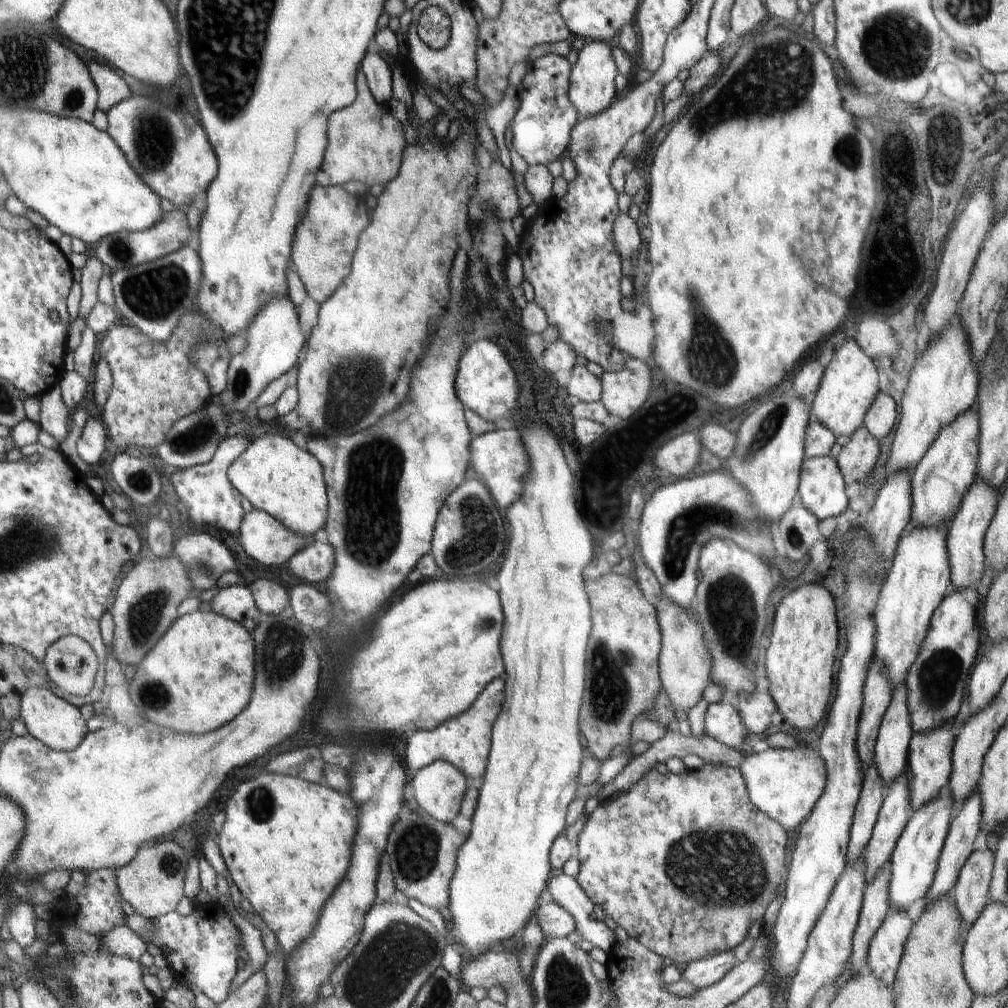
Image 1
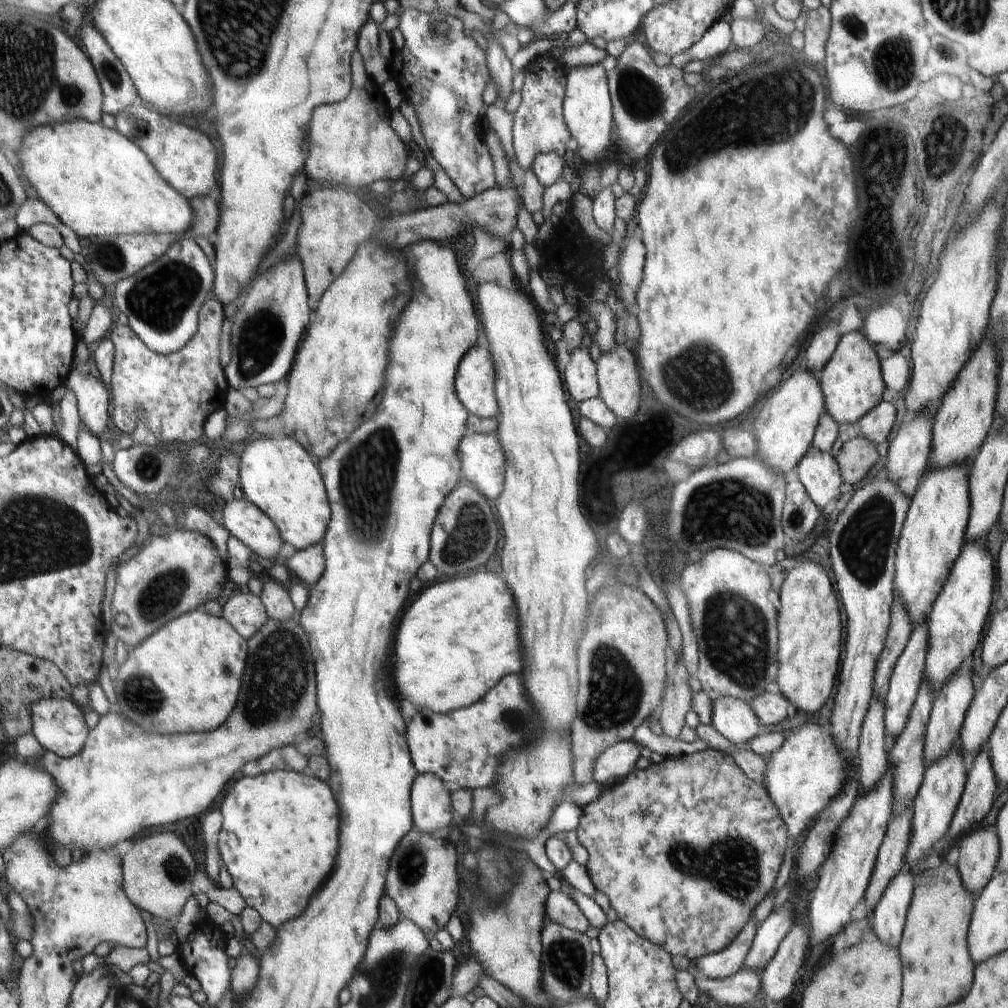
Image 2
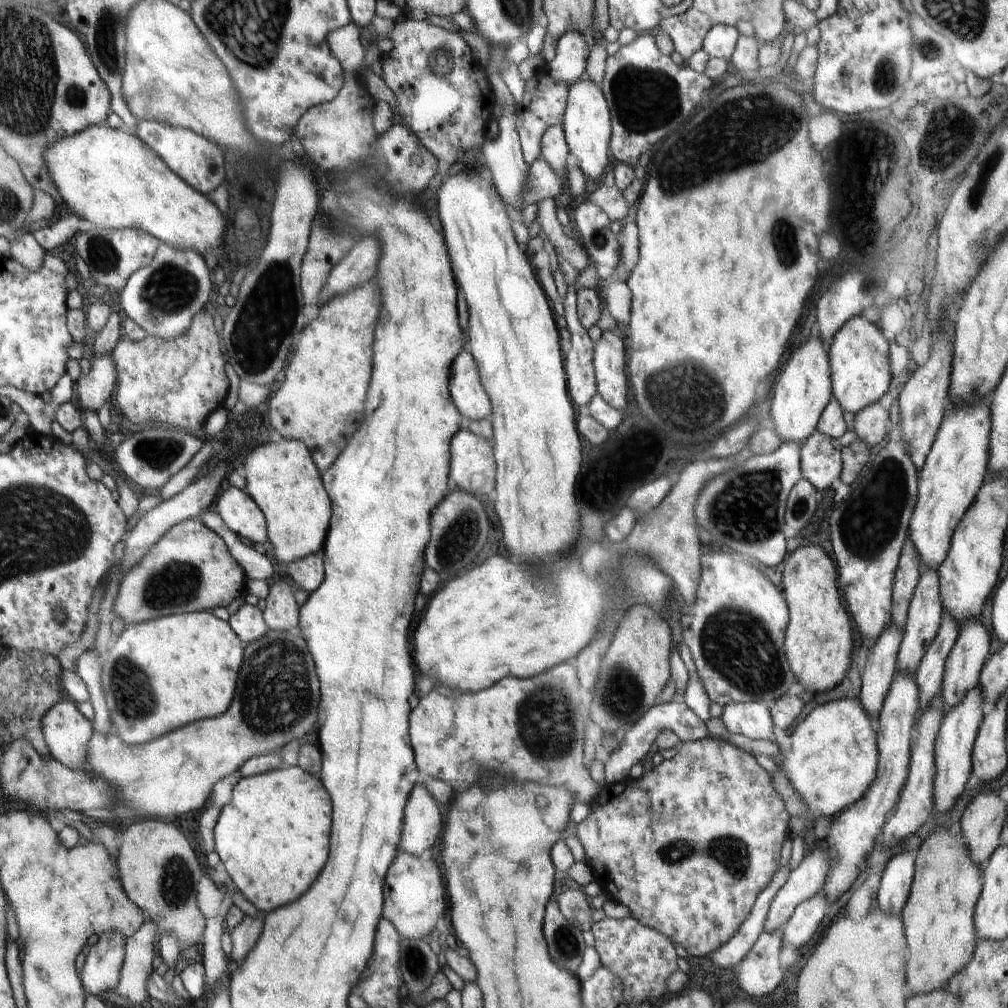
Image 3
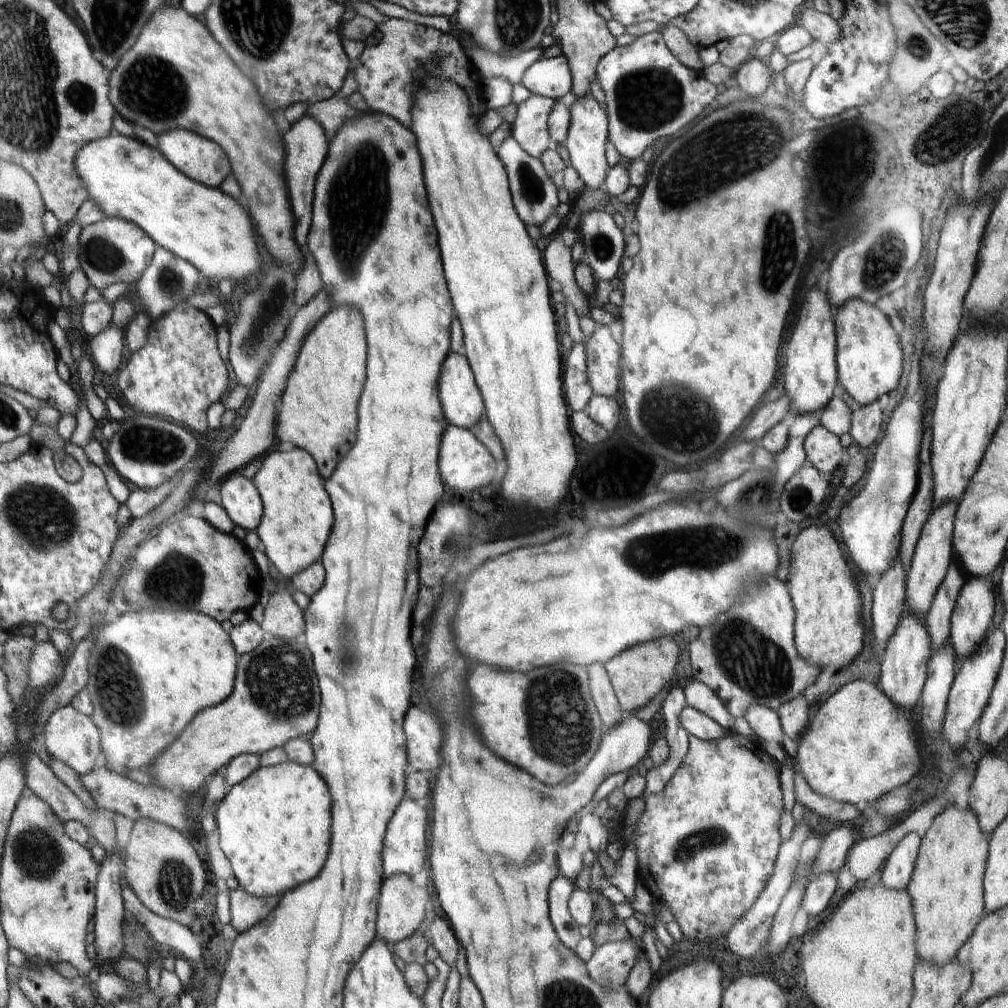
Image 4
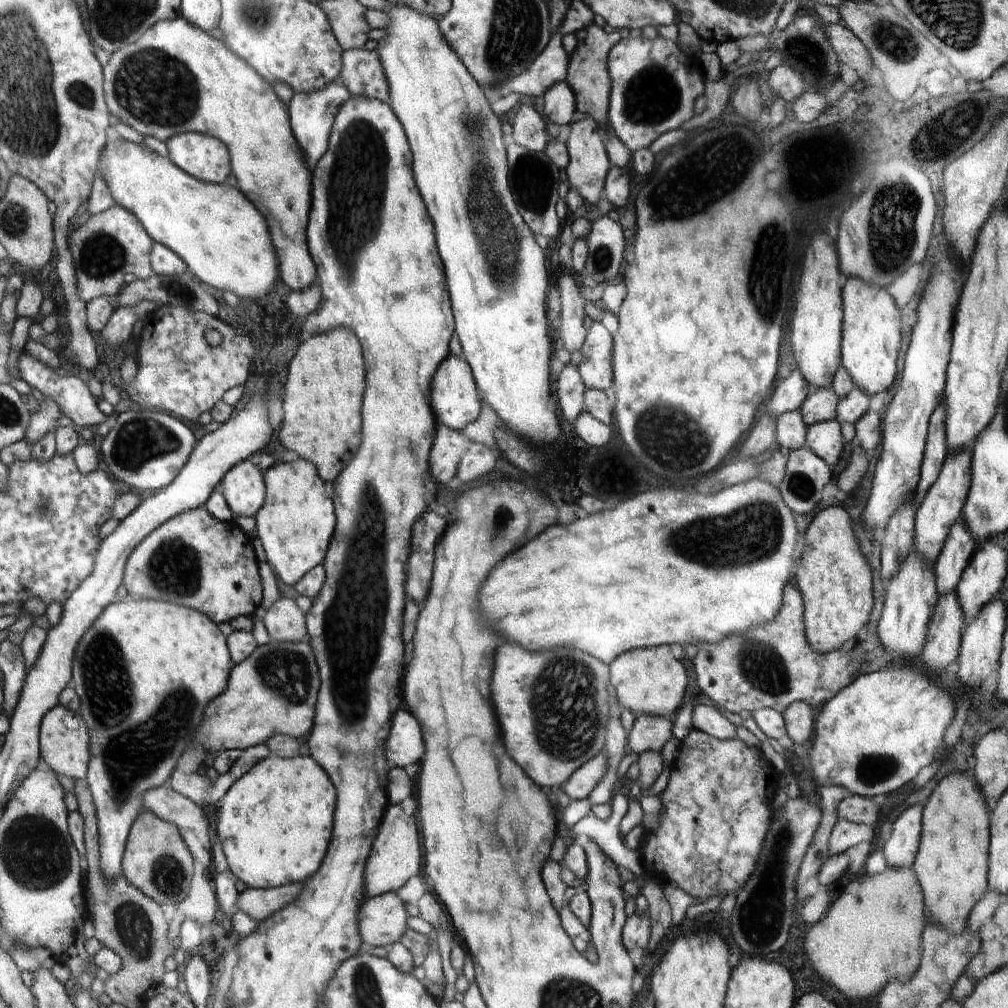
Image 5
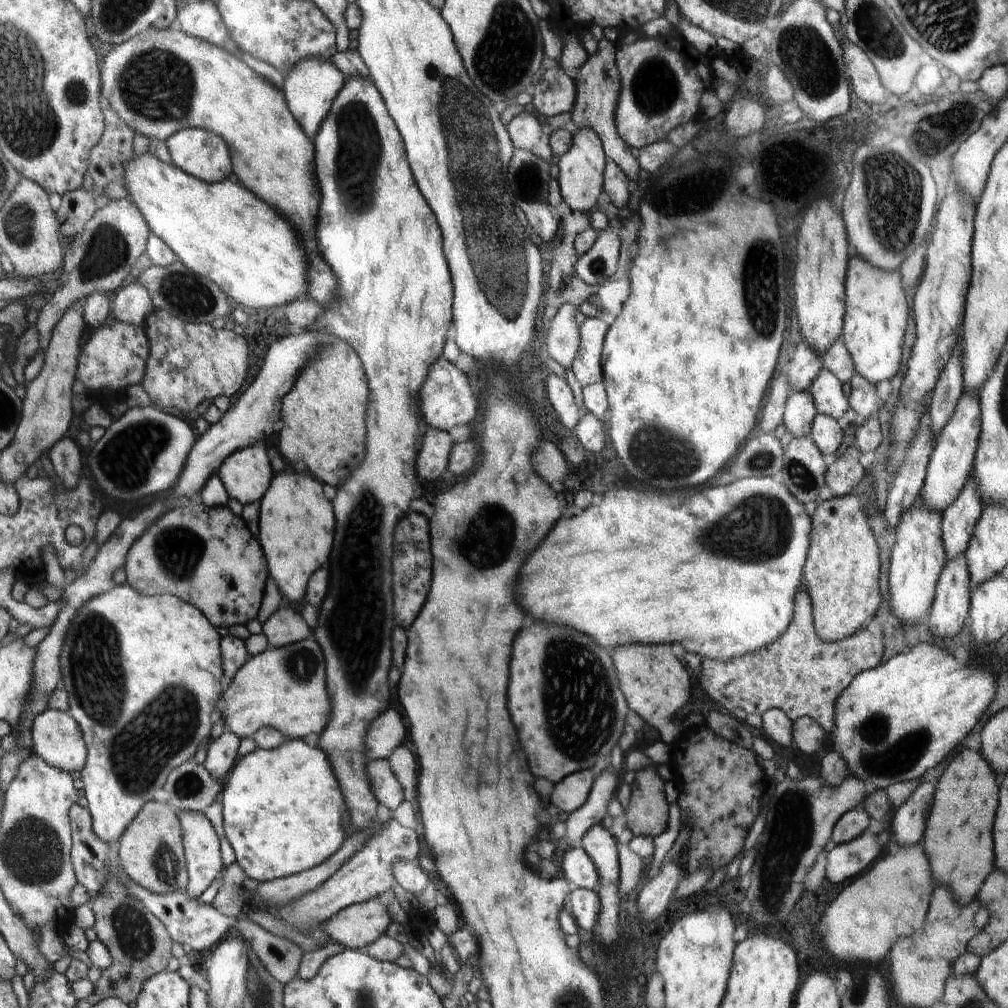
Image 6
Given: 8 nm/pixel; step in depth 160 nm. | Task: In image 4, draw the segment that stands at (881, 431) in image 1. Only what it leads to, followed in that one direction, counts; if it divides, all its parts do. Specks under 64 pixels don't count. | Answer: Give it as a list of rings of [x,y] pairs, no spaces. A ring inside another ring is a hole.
[[[878,401],[862,405],[851,416],[850,436],[858,445],[868,448],[880,440],[882,430],[882,411]]]

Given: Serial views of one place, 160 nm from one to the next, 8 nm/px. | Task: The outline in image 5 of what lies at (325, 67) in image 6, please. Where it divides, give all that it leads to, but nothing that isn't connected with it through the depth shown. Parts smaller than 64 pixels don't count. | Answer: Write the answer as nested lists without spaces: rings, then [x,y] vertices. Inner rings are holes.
[[[334,82],[325,89],[312,94],[295,93],[291,100],[288,110],[290,110],[290,118],[292,118],[292,130],[296,130],[296,138],[300,138],[300,146],[304,146],[304,150],[308,150],[308,168],[310,170],[318,164],[320,156],[324,156],[336,113],[350,97],[351,94],[344,84]]]

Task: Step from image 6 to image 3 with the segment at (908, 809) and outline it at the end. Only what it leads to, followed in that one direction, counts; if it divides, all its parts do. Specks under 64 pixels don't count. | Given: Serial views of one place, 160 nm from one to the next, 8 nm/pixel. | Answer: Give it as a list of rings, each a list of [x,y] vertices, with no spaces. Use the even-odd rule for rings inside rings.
[[[895,855],[886,864],[876,894],[879,909],[889,915],[900,915],[906,904],[915,873],[915,855]]]

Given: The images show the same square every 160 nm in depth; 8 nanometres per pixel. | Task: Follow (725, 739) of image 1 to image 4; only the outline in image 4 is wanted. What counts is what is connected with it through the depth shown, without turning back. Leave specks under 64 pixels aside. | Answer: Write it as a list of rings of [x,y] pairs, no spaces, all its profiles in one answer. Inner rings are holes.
[[[764,705],[750,706],[744,720],[754,730],[757,736],[764,741],[780,743],[784,738],[784,731],[777,711]]]

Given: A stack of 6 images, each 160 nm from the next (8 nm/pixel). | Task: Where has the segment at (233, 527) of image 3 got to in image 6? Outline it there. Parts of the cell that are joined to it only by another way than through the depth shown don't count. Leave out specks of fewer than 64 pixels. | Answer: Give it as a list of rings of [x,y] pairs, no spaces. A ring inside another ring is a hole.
[[[262,443],[232,453],[219,466],[218,476],[230,497],[240,504],[258,502],[270,488],[272,470]]]

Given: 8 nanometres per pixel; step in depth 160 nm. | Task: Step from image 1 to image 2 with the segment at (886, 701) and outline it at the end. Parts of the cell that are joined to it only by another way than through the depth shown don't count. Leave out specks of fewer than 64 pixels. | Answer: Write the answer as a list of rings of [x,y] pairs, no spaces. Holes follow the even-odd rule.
[[[894,597],[891,604],[888,636],[882,654],[877,660],[872,701],[883,701],[885,699],[892,671],[910,638],[911,630],[911,624],[901,603]]]

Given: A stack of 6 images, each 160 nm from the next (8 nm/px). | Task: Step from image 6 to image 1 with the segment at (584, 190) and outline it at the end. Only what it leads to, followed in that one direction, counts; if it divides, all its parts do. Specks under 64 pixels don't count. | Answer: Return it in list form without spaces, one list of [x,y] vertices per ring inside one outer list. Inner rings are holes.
[[[606,41],[580,42],[576,63],[571,68],[569,76],[569,99],[580,116],[594,118],[598,114],[606,113],[611,108],[616,96],[614,78],[616,78],[616,64],[611,54],[612,48]]]

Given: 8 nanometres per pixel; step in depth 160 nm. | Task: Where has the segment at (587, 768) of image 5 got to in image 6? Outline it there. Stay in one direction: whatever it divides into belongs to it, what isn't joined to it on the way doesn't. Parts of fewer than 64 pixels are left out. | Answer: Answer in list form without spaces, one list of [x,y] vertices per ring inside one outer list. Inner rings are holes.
[[[590,769],[569,774],[554,785],[550,804],[557,806],[560,811],[569,813],[579,809],[587,801],[594,779]]]

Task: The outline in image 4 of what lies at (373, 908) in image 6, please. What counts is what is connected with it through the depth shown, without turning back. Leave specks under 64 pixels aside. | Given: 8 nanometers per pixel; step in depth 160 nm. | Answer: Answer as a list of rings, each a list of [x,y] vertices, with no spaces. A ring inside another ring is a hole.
[[[404,873],[384,879],[379,896],[379,935],[386,942],[395,943],[411,936],[424,918],[424,908],[428,902],[428,893],[424,887],[414,886],[410,877]]]

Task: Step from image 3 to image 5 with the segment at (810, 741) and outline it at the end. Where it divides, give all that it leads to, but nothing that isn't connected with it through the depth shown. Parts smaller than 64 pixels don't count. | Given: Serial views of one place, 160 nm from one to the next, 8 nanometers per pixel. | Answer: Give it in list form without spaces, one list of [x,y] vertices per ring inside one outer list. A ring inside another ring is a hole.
[[[911,665],[903,668],[887,667],[878,672],[861,673],[856,678],[856,682],[851,682],[848,686],[842,688],[840,693],[836,694],[835,697],[832,697],[830,701],[823,705],[823,709],[816,720],[814,736],[811,739],[813,745],[808,754],[809,765],[811,766],[815,781],[821,786],[838,785],[845,788],[848,794],[871,799],[874,797],[888,796],[894,791],[904,788],[922,768],[931,764],[932,758],[934,758],[934,754],[936,754],[936,750],[940,746],[940,742],[943,742],[942,738],[944,737],[946,728],[950,726],[952,718],[956,714],[956,705],[954,705],[951,697],[940,687],[938,680],[934,680],[928,674],[918,674],[918,670],[912,668]]]

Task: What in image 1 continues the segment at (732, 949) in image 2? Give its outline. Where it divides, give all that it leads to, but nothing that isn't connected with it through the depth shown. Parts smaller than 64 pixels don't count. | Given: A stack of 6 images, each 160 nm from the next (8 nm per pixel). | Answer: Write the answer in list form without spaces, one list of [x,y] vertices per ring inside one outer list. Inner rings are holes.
[[[734,951],[716,954],[712,957],[702,958],[686,966],[682,978],[694,984],[696,988],[704,989],[723,981],[727,974],[735,968],[736,958]]]

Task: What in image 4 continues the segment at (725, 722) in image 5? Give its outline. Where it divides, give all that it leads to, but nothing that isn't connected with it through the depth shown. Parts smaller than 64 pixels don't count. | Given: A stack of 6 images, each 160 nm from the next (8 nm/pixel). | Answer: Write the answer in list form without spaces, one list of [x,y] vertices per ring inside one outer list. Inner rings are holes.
[[[686,705],[678,715],[681,727],[687,732],[699,739],[716,740],[724,736],[725,730],[714,719],[711,719],[703,711]]]

